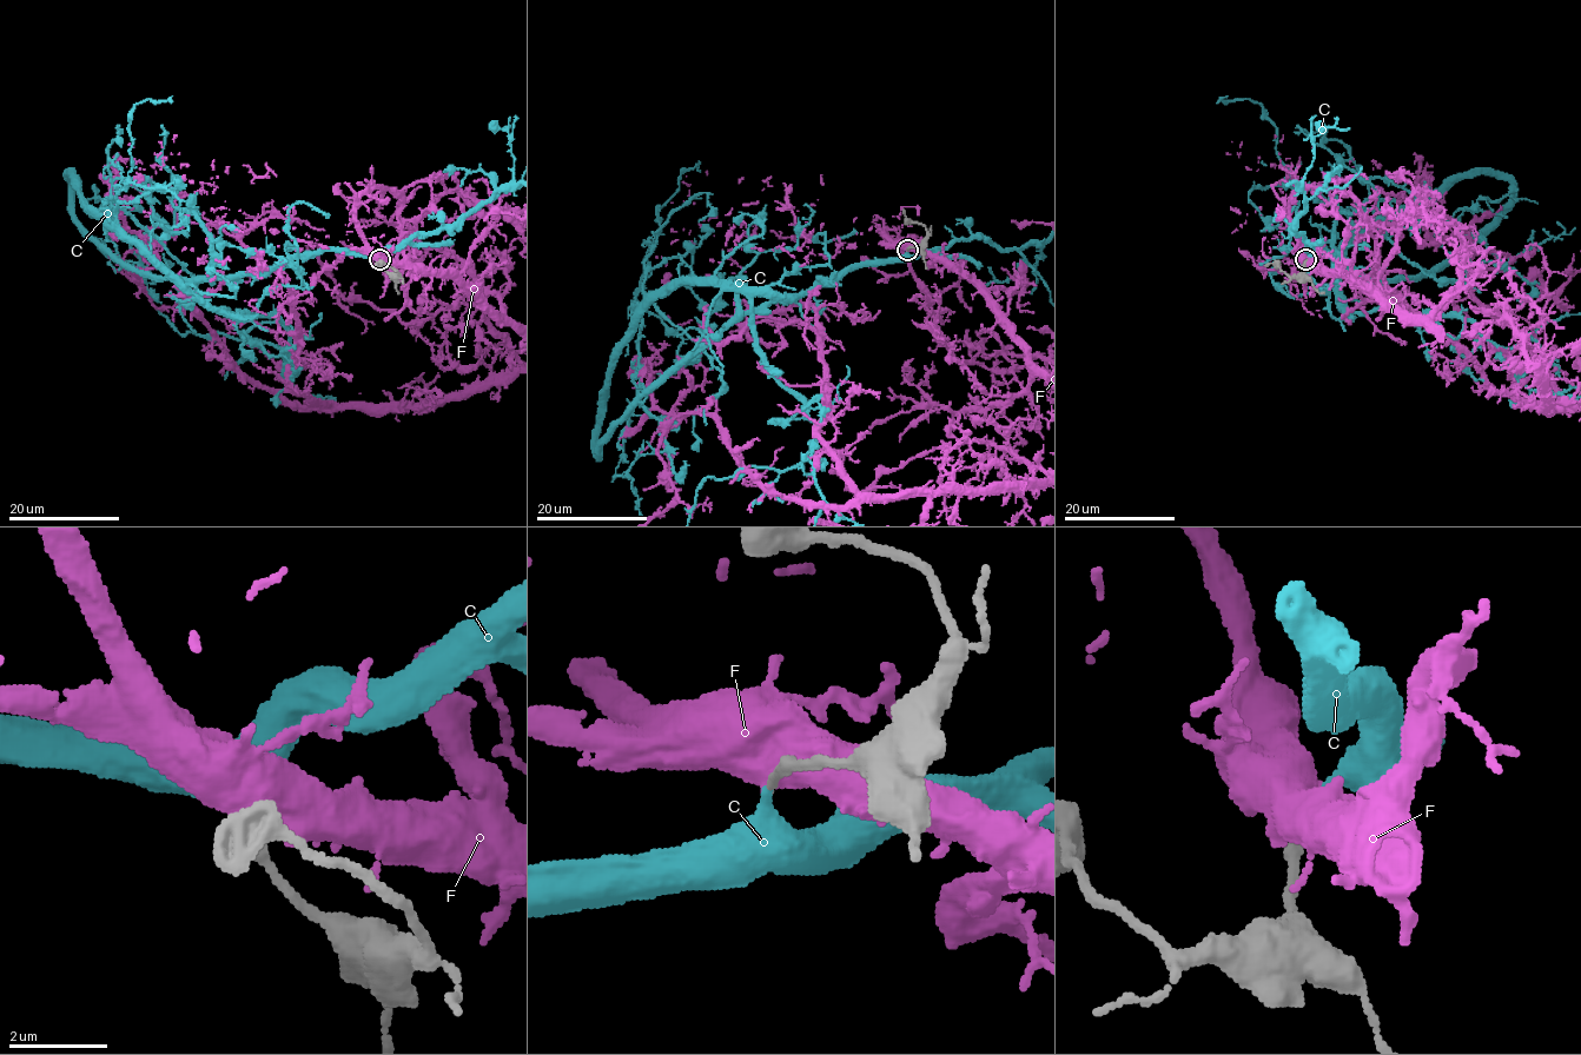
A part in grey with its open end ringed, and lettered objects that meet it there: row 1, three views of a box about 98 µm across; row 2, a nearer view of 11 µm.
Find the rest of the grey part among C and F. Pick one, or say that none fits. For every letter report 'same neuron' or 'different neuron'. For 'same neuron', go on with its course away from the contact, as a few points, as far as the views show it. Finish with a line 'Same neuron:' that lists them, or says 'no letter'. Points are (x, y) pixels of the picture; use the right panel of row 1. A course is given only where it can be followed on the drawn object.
C: same neuron
F: different neuron
Same neuron: C

